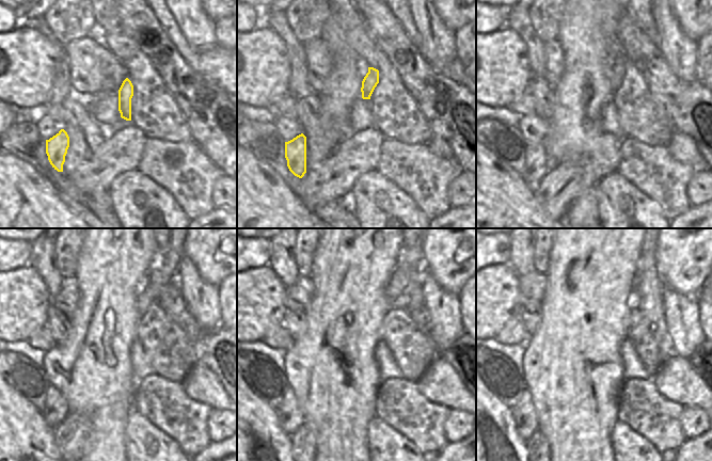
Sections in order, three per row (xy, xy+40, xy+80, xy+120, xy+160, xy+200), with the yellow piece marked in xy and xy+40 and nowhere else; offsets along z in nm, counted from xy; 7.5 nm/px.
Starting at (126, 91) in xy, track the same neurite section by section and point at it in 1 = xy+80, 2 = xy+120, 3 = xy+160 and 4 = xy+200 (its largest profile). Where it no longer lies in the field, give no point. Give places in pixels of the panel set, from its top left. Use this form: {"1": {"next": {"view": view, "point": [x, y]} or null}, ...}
{"1": {"next": {"view": "xy+80", "point": [615, 64]}}, "2": {"next": {"view": "xy+120", "point": [165, 264]}}, "3": {"next": {"view": "xy+160", "point": [410, 259]}}, "4": {"next": {"view": "xy+200", "point": [646, 259]}}}

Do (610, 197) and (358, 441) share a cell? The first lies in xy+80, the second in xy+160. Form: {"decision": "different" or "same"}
{"decision": "different"}

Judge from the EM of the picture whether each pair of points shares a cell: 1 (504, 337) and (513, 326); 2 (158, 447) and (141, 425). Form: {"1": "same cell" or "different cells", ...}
{"1": "same cell", "2": "same cell"}

